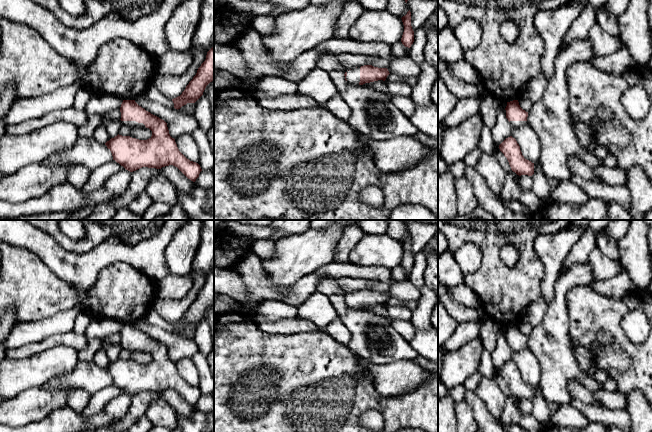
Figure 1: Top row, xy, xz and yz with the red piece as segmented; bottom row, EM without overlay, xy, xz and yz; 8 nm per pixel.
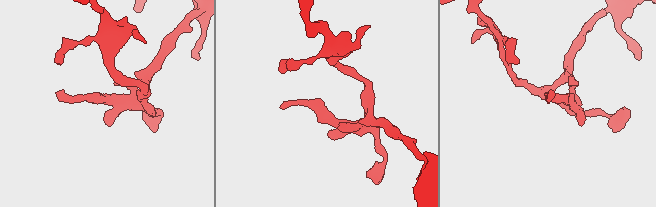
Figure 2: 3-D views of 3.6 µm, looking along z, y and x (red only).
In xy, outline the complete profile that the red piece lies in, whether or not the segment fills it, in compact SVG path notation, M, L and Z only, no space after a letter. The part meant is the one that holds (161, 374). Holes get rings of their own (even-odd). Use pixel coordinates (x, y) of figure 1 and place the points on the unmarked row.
M123 324L121 331L121 346L131 351L146 351L152 355L152 360L147 364L139 364L130 360L117 359L105 367L111 375L113 384L126 394L133 396L142 391L161 393L173 389L177 391L188 403L195 406L202 395L200 389L187 383L178 373L175 363L169 358L167 347L159 341L146 335L135 324Z

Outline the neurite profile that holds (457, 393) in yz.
M476 371L462 385L451 388L448 391L448 395L455 401L455 403L463 401L468 391L475 391L481 378L481 374Z

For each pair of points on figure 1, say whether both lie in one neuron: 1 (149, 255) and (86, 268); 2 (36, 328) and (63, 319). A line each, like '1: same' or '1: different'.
1: same
2: same

